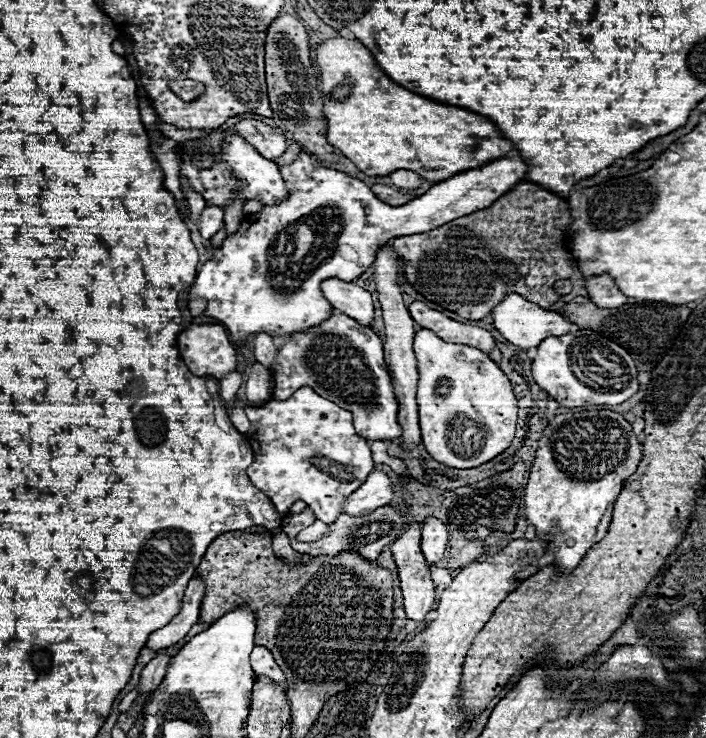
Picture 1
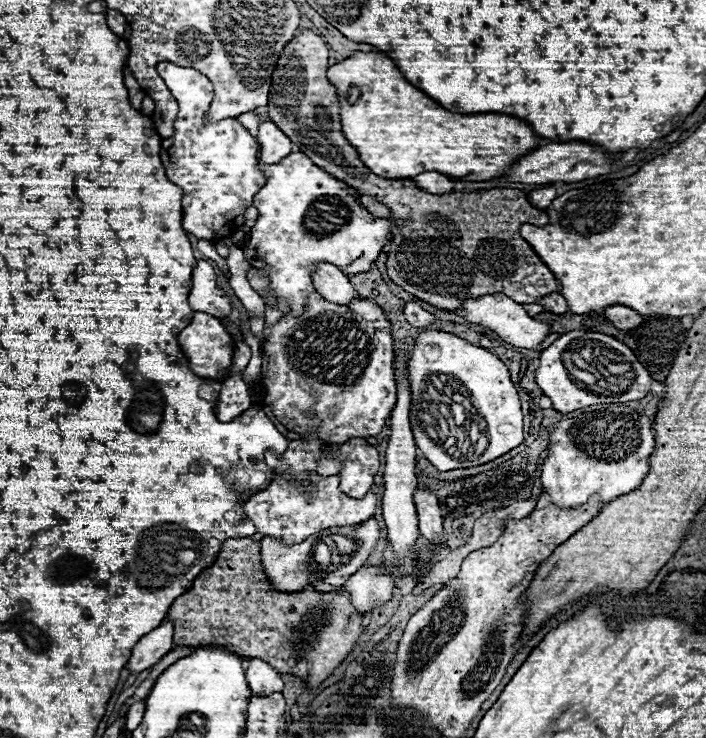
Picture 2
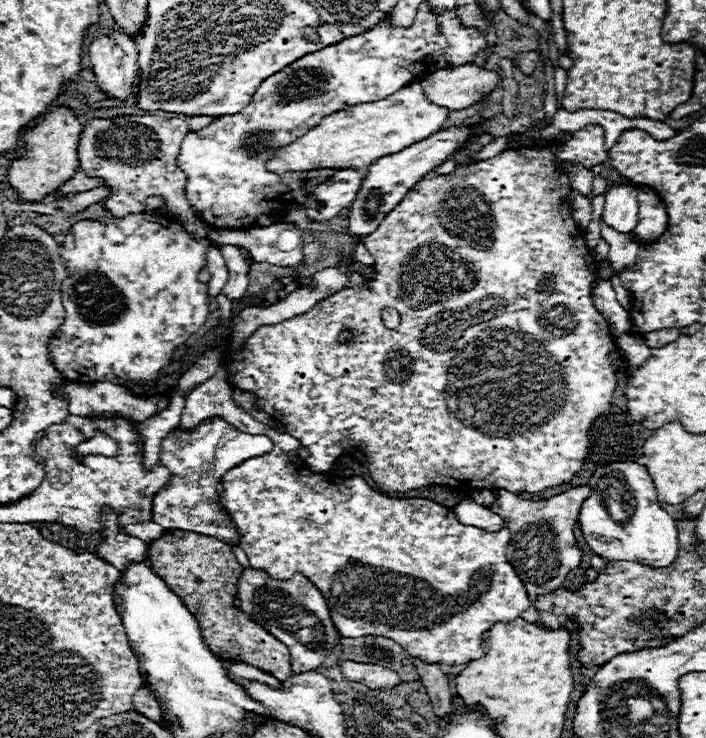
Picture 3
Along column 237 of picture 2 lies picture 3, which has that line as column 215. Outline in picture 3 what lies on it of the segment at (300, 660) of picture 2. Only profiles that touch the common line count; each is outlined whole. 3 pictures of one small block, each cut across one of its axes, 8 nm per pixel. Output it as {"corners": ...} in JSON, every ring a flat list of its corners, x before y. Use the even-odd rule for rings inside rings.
{"corners":[[166,530,162,538,150,542,150,560,156,568,156,574,196,616,198,624,202,626,204,642,218,658,246,662,262,672,272,674,278,682,286,682,292,676,288,648,254,620,250,620,250,616,238,606,234,606,242,566,236,562,236,556,228,544,196,532]]}

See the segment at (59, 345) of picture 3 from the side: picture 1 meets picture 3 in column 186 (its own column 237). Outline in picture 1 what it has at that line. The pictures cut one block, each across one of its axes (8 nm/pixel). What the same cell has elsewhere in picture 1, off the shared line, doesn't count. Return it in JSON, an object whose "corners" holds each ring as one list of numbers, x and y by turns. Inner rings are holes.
{"corners":[[302,152,298,154,298,160,280,166,280,174,288,188,288,198,274,206,264,206,252,216,246,216,240,230,232,238,226,238,222,248,214,248,214,258,208,260,198,272,190,294,208,300,206,312,202,316,222,324,230,332,232,340,246,340,258,332,266,332,270,336,288,336,300,332,332,316,334,308,326,304,326,298,320,292,322,280,332,276,338,276,344,282,356,280,362,272,366,272,366,268,374,264,374,250,378,250,378,246,384,246,392,238,430,232,458,216,466,216,474,210,482,210,494,204,494,198,500,198,506,194,506,190,510,190,510,186,514,186,514,182,522,182,522,178,528,176,528,168,530,166,520,156,512,154,500,158,498,162,490,162,490,166,468,170,448,178,446,182,438,182,426,194,402,206,390,206,378,202,364,182,350,178,344,172,326,168,314,156],[282,220,288,220,286,228,282,228]]}

